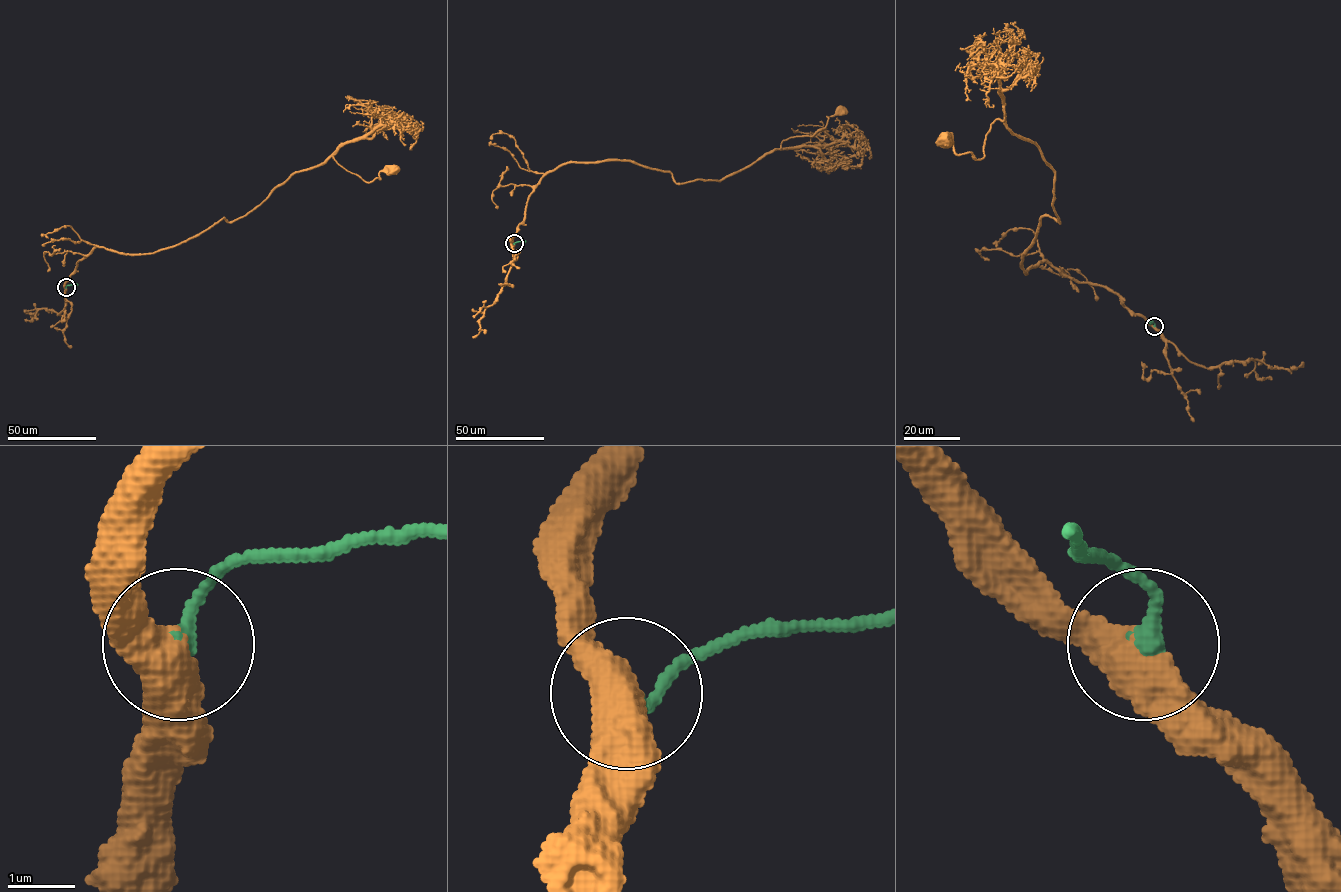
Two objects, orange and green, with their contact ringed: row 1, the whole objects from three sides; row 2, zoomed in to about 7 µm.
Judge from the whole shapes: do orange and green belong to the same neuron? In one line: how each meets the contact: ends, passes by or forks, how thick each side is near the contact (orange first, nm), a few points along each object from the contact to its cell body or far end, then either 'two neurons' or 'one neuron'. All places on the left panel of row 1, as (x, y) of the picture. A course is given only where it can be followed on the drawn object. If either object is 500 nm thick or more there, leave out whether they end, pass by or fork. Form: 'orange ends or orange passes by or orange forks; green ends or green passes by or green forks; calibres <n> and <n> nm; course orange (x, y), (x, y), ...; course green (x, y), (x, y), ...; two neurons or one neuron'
calibres 500 and 280 nm; course orange (66, 287), (95, 247), (146, 254), (176, 246), (245, 216), (331, 157), (367, 182), (393, 171); course green (66, 287), (78, 285); one neuron

